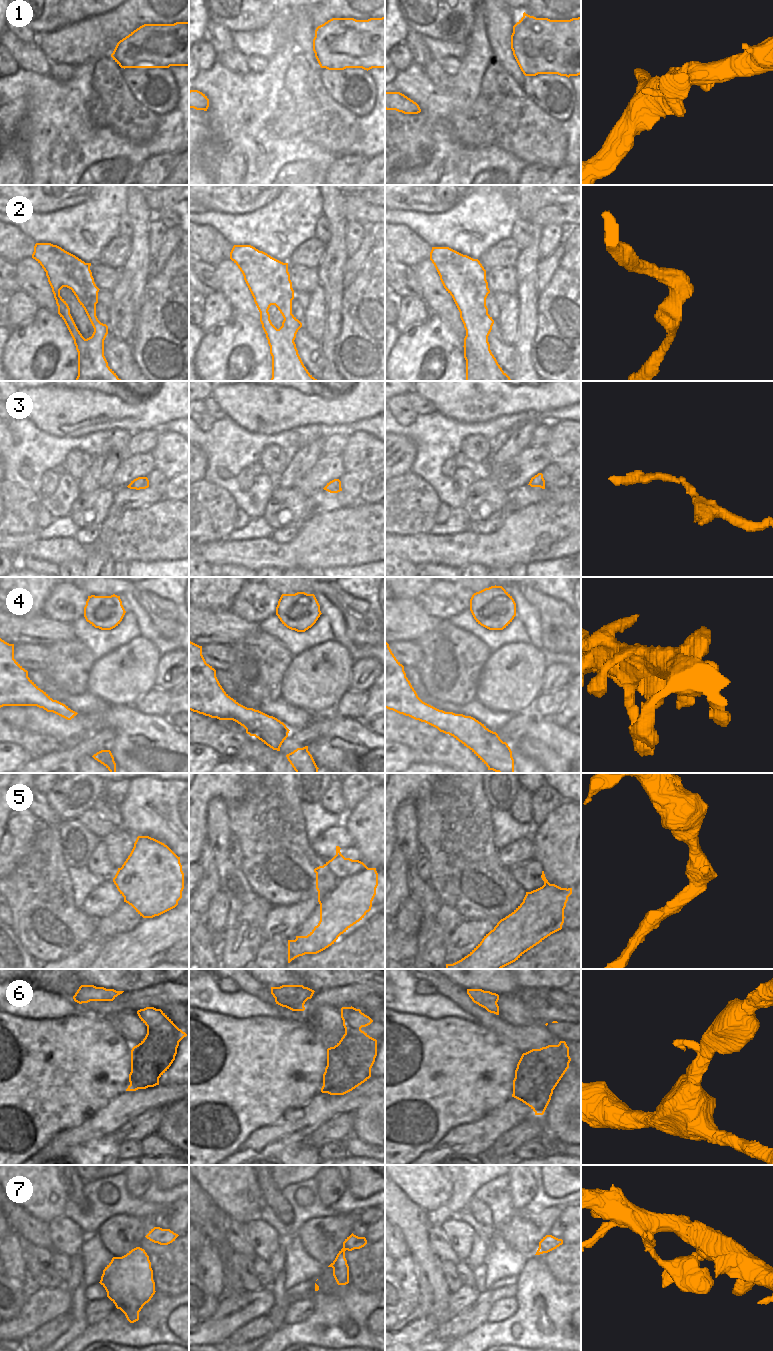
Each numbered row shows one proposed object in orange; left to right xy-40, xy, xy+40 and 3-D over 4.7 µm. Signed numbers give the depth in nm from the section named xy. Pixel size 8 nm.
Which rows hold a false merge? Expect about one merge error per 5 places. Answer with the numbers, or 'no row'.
5

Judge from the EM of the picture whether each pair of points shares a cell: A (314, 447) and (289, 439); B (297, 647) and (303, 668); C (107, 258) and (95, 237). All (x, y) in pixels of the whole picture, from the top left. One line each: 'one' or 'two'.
A: two
B: two
C: two

